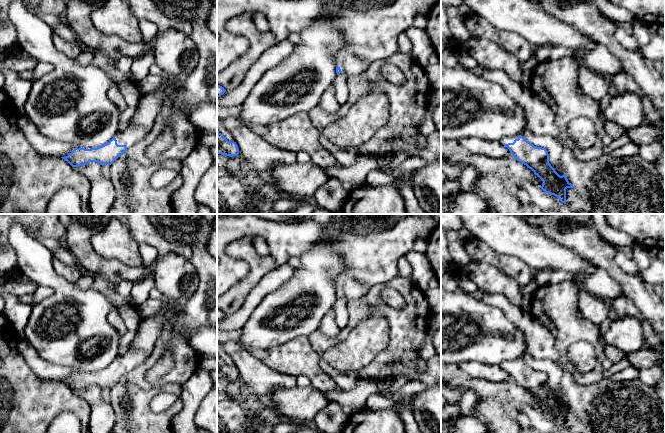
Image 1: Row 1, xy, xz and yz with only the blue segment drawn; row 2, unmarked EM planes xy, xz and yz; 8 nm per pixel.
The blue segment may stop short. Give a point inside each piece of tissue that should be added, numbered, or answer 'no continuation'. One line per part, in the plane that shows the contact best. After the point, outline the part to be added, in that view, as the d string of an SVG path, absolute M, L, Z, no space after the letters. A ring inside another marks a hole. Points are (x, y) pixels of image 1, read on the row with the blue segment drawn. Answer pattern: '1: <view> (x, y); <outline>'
1: xy (149, 106); M163 83L159 88L150 93L142 94L128 126L124 131L114 136L117 144L125 145L128 150L141 141L152 129L163 101L172 95L176 95L176 91L171 85L166 83Z

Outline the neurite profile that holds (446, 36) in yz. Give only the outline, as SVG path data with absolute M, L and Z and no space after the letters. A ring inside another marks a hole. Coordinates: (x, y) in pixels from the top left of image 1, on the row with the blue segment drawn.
M441 4L441 40L446 48L454 49L454 37L448 26L448 17L446 13L446 6Z

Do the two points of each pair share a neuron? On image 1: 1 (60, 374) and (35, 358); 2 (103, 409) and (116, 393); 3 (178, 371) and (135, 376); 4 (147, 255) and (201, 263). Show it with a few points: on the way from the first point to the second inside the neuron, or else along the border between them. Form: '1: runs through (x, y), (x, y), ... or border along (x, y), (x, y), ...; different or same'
1: runs through (54, 372), (48, 371), (41, 364); same
2: border along (109, 403), (114, 413), (115, 422); different
3: runs through (167, 379), (156, 385), (146, 385); same
4: border along (140, 243), (151, 245), (158, 255); different

